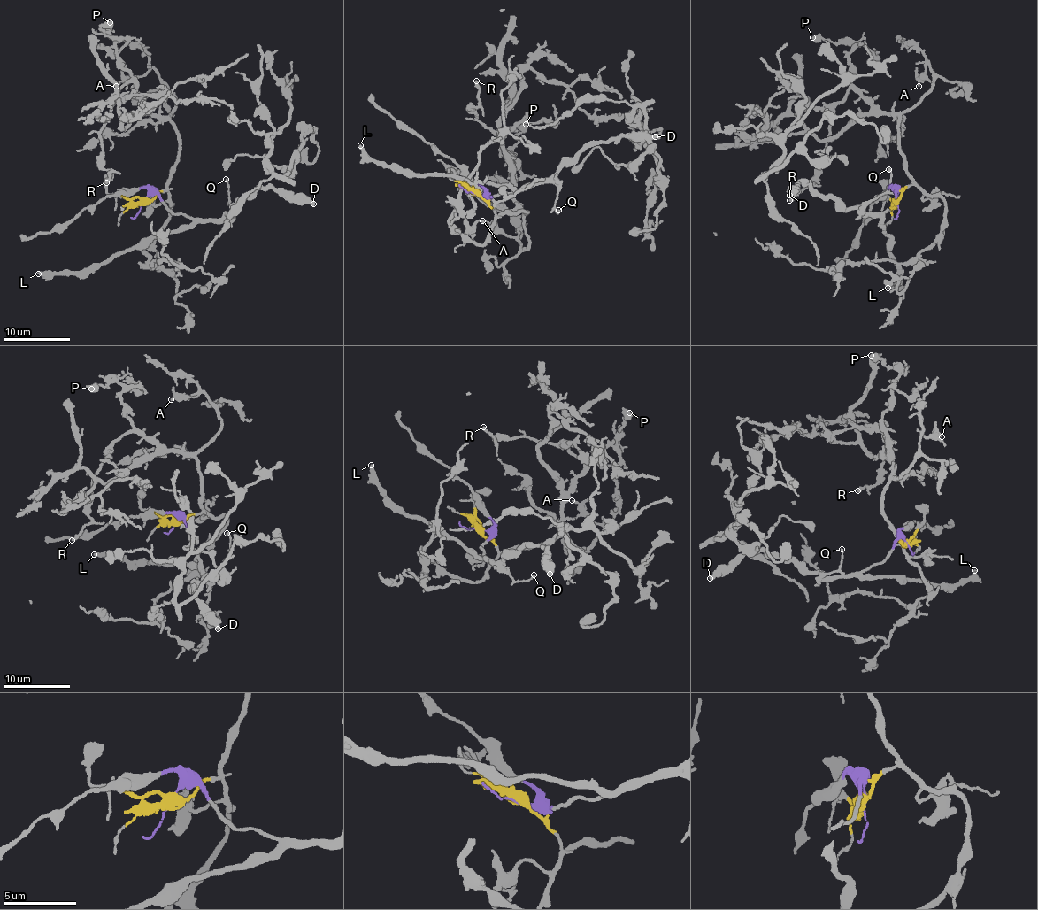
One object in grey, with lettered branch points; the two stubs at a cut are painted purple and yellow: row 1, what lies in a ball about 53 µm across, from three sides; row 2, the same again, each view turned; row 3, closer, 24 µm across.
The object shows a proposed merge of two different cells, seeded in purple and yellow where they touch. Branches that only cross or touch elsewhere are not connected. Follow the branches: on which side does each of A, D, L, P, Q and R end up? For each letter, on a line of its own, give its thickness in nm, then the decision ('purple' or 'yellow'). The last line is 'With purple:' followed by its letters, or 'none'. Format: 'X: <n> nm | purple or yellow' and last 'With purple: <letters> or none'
A: 160 nm | yellow
D: 480 nm | purple
L: 340 nm | purple
P: 480 nm | yellow
Q: 160 nm | purple
R: 240 nm | yellow
With purple: D, L, Q

